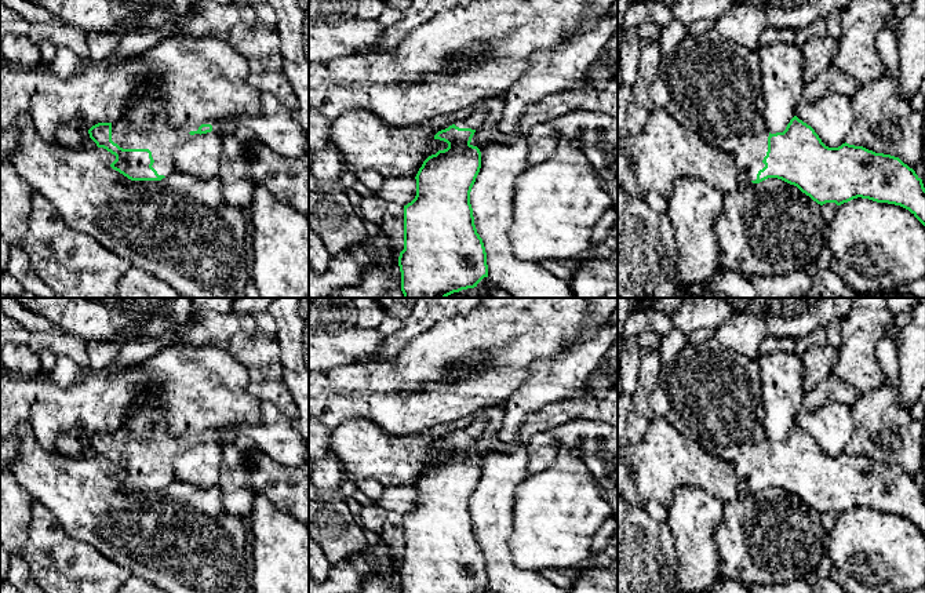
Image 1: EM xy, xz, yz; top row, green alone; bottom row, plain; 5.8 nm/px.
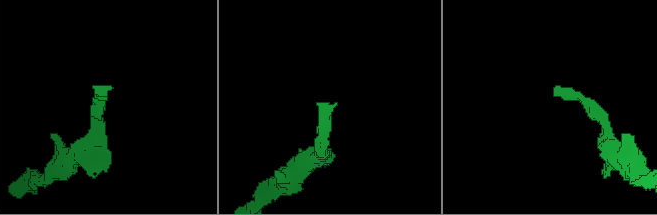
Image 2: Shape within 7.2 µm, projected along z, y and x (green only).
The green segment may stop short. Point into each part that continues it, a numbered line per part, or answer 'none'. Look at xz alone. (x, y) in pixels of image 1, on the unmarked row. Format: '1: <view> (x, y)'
1: xz (474, 430)

